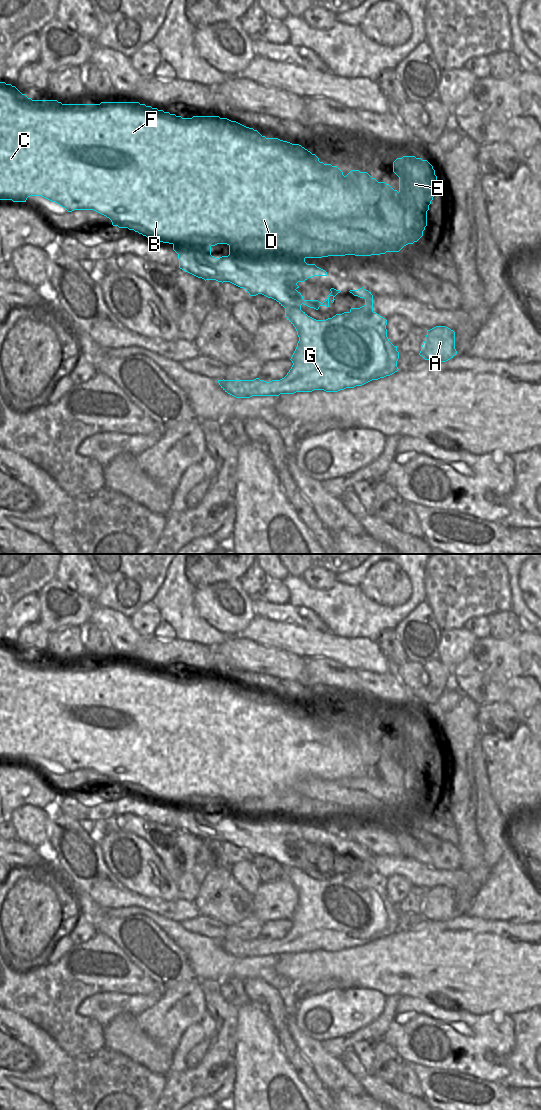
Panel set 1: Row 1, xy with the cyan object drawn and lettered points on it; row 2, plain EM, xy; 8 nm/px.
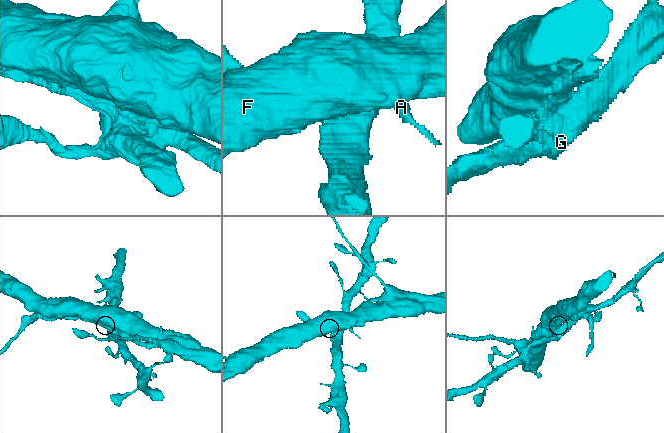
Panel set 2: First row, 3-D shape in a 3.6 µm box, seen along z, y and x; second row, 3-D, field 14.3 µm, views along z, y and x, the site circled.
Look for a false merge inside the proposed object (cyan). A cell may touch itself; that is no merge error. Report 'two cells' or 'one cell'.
two cells

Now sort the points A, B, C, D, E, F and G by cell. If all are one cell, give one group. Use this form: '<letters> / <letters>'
A G / B C D E F

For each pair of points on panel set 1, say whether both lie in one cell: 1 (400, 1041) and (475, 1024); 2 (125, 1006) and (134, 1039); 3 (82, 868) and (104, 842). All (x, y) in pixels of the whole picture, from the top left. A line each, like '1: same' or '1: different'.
1: same
2: different
3: different

